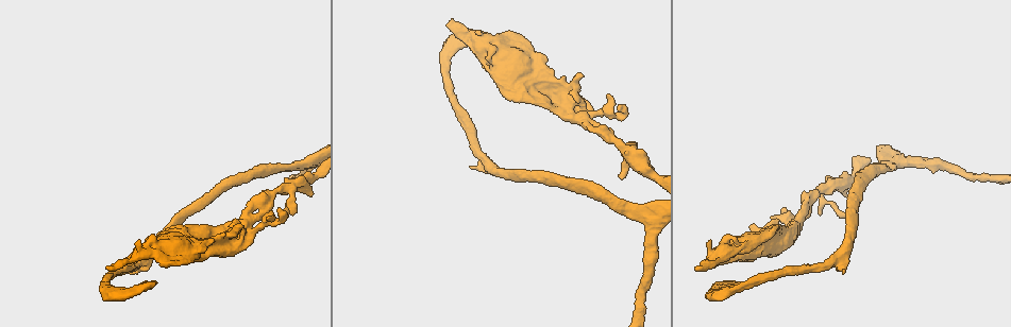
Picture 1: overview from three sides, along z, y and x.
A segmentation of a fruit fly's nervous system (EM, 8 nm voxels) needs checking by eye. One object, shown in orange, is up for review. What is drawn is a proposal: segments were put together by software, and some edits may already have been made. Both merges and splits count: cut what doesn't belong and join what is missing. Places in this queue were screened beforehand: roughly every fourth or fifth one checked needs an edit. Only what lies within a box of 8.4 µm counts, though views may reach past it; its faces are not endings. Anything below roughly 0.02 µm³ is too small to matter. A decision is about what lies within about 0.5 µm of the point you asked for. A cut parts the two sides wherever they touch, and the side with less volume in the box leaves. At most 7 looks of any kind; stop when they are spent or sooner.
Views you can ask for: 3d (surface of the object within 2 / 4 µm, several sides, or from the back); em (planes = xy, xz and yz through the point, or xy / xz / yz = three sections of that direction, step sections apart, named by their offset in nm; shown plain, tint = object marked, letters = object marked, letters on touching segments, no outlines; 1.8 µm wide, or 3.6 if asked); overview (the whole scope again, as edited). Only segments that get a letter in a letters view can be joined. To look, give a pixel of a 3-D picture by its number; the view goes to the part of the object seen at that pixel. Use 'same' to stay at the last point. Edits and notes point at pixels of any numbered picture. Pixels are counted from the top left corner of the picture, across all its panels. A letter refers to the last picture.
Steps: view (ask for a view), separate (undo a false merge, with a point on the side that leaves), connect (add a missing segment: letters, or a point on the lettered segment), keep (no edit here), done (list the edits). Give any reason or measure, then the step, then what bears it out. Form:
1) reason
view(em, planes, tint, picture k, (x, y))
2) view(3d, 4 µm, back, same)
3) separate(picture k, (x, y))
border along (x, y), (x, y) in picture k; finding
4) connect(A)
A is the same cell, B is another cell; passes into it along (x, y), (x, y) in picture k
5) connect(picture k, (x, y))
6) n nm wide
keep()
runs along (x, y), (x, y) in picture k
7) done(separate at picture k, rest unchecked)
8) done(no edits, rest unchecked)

thin end
view(em, xz, step 16, tint, picture 1, (622, 175))

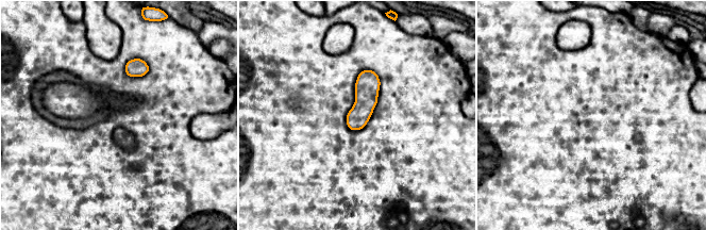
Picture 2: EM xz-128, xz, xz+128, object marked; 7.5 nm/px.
view(em, planes, letters, same)

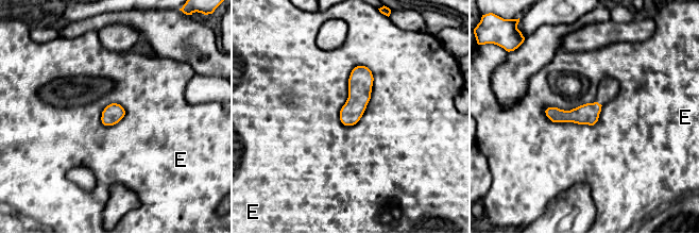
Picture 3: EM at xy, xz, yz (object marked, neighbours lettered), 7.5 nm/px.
E touches over 480 nm
keep()
E is another cell; no lettered segment goes on from it

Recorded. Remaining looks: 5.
an open end
view(em, planes, tint, picture 1, (244, 227))

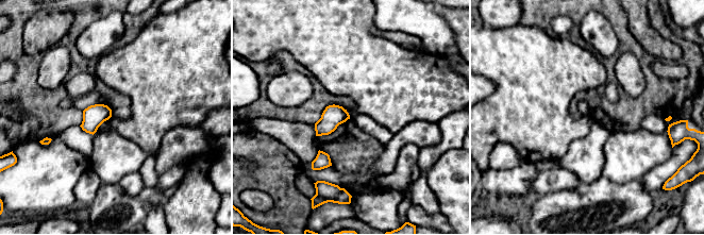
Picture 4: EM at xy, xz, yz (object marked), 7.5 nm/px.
view(em, planes, letters, same)

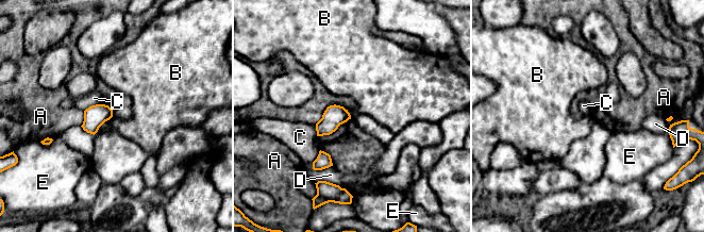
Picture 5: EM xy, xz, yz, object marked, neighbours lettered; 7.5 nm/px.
170 nm wide
keep()
A, B, C, D and E are other cells; border along (113, 116), (96, 132) in picture 5; no lettered segment goes on from it

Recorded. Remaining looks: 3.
free end
view(em, planes, letters, picture 1, (471, 167))

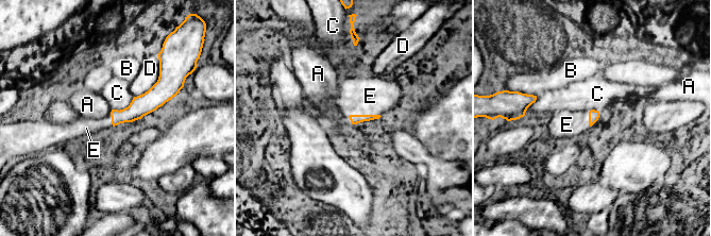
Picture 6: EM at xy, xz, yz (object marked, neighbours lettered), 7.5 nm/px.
D touches over 360 nm
connect(E)
E is the same cell, A, B, C and D are other cells; it goes on there

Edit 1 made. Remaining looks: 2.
done(connect at picture 6, rest unchecked)

